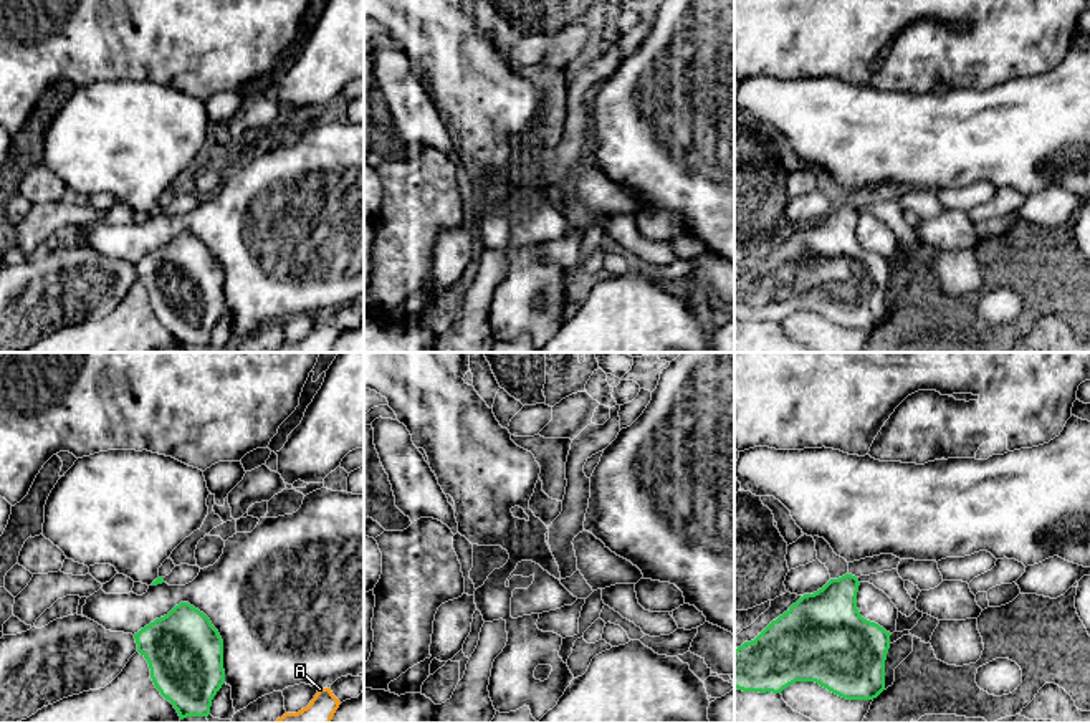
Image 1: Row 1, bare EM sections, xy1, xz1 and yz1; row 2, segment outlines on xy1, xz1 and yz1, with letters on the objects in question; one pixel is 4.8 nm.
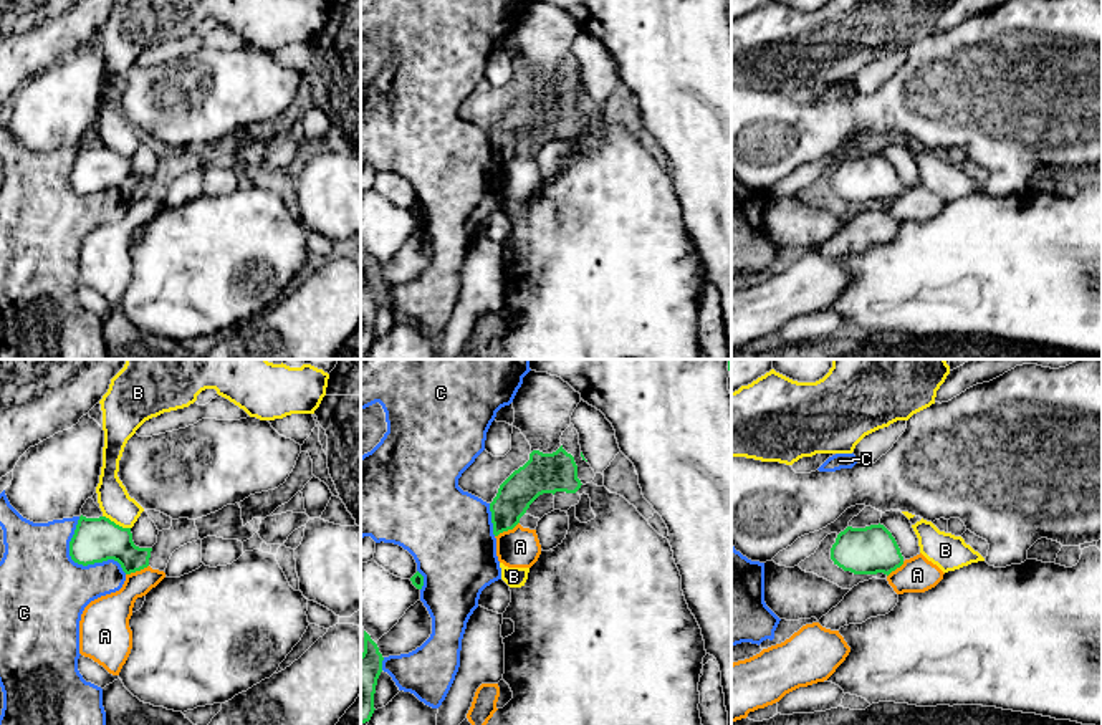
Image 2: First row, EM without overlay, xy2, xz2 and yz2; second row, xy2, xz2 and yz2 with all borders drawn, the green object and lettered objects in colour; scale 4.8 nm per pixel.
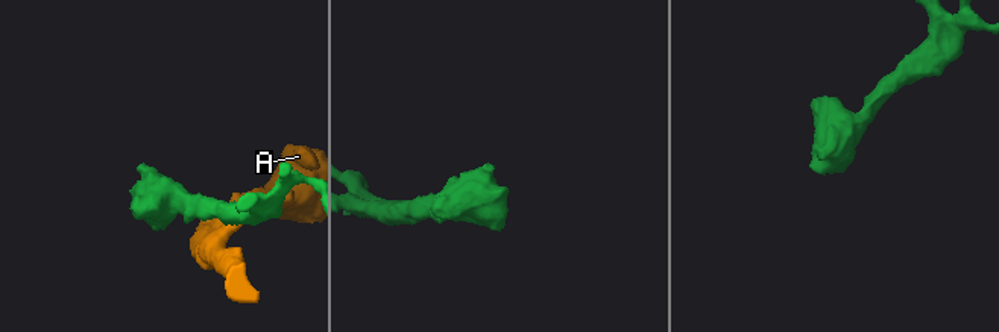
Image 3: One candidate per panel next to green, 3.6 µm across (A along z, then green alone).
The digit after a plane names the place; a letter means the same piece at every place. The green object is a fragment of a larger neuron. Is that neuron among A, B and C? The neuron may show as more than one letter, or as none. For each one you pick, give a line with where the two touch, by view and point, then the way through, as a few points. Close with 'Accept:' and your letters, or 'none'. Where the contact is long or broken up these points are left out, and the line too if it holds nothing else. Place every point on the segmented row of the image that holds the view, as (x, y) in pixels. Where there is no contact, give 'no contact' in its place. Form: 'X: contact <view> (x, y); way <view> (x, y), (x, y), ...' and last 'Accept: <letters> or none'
Accept: none

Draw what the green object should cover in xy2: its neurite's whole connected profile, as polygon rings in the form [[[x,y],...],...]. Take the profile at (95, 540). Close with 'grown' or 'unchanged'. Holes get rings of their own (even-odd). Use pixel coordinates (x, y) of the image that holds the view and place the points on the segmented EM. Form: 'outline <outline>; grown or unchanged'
outline [[[79,516],[69,541],[69,556],[74,563],[88,566],[114,559],[126,574],[149,566],[152,548],[139,548],[132,541],[131,528],[122,528],[106,516]]]; unchanged

